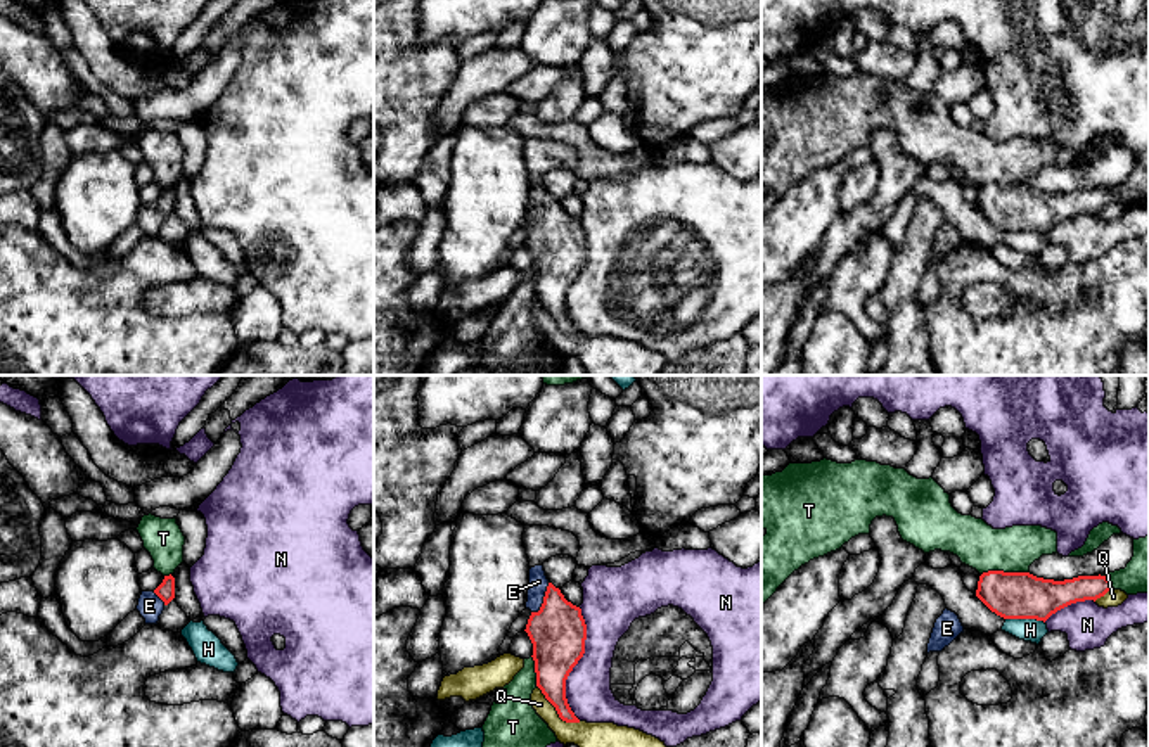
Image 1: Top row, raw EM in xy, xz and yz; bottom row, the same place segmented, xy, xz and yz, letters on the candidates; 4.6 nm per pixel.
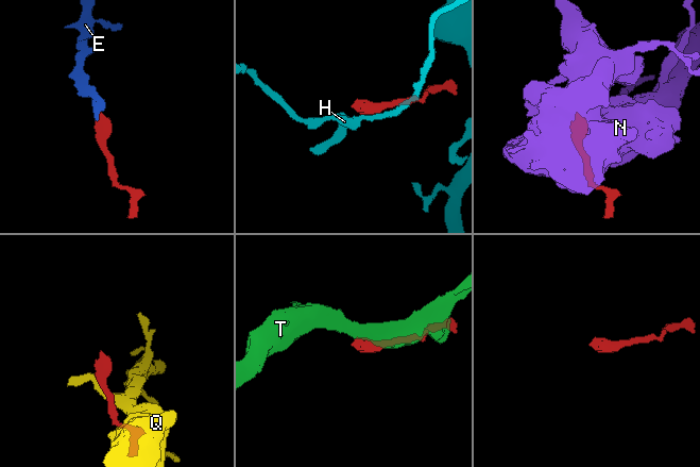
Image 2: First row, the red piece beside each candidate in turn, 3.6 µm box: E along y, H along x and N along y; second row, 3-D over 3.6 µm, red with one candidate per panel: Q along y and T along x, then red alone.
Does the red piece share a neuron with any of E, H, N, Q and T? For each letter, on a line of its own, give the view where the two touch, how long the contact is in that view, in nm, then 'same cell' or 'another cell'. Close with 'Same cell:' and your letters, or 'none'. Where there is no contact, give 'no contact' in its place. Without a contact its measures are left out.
E: contact in xz; length 170 nm; same cell
H: contact in yz; length 190 nm; another cell
N: contact in xz; length 550 nm; another cell
Q: contact in xz; length 260 nm; another cell
T: contact in yz; length 220 nm; another cell
Same cell: E

